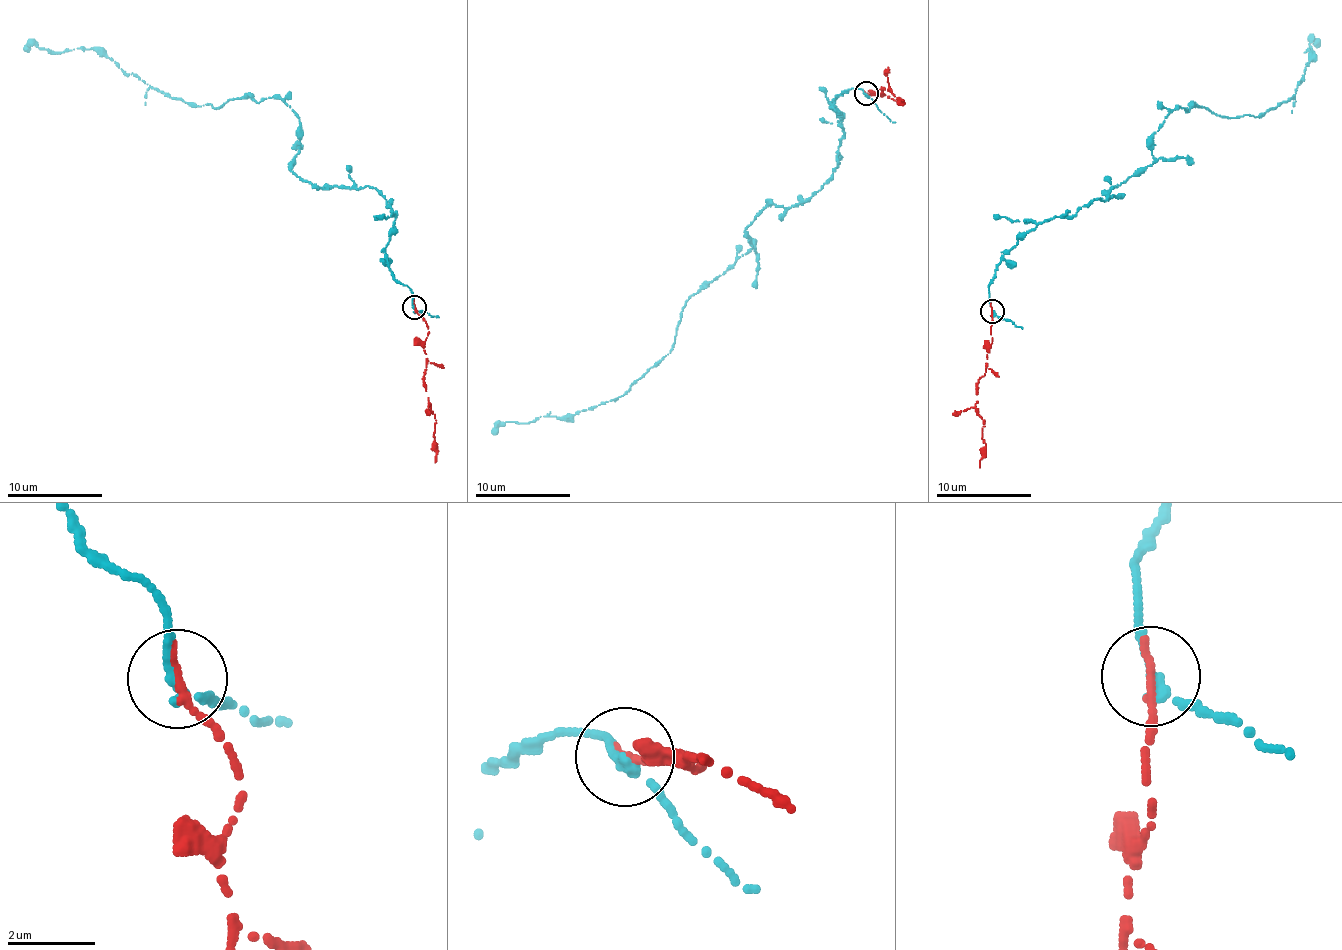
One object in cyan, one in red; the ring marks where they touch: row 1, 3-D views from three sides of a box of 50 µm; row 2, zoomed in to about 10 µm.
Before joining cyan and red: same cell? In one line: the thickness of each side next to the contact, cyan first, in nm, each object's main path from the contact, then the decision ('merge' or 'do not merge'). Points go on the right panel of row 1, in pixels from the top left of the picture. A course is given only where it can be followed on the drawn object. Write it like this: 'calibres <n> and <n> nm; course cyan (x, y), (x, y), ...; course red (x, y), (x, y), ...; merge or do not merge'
calibres 200 and 220 nm; course cyan (992, 311), (1008, 251), (1152, 163), (1174, 108), (1262, 115), (1290, 101), (1319, 47); course red (992, 311), (986, 372), (976, 386), (975, 410), (983, 421), (985, 456), (980, 468); merge

